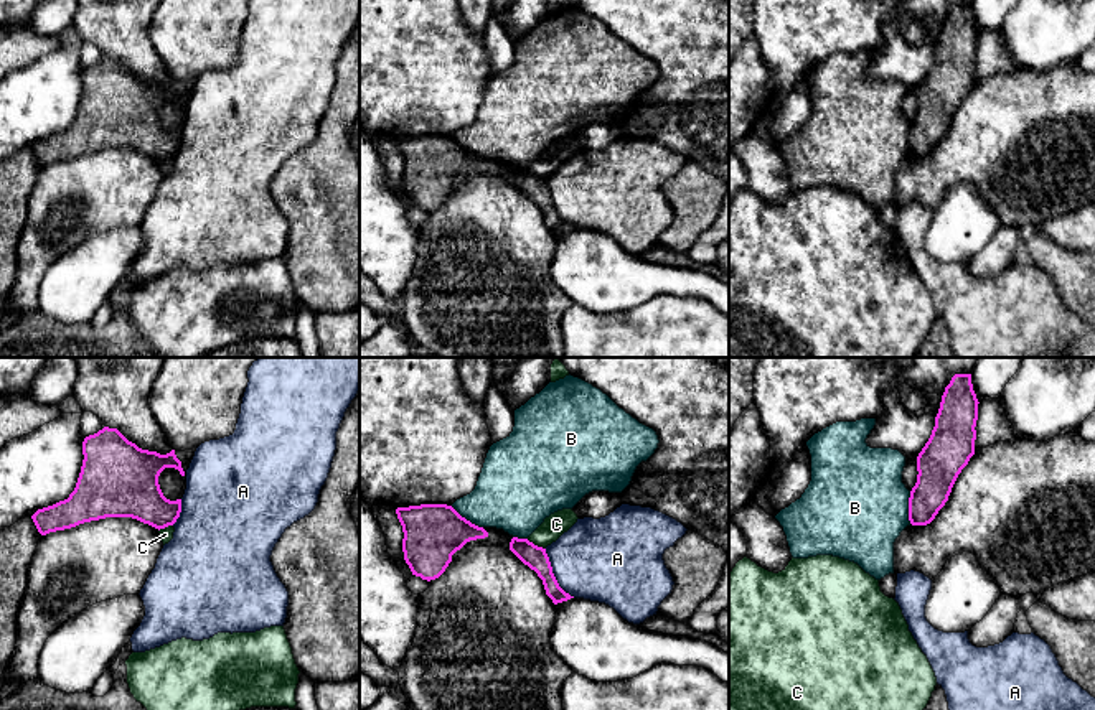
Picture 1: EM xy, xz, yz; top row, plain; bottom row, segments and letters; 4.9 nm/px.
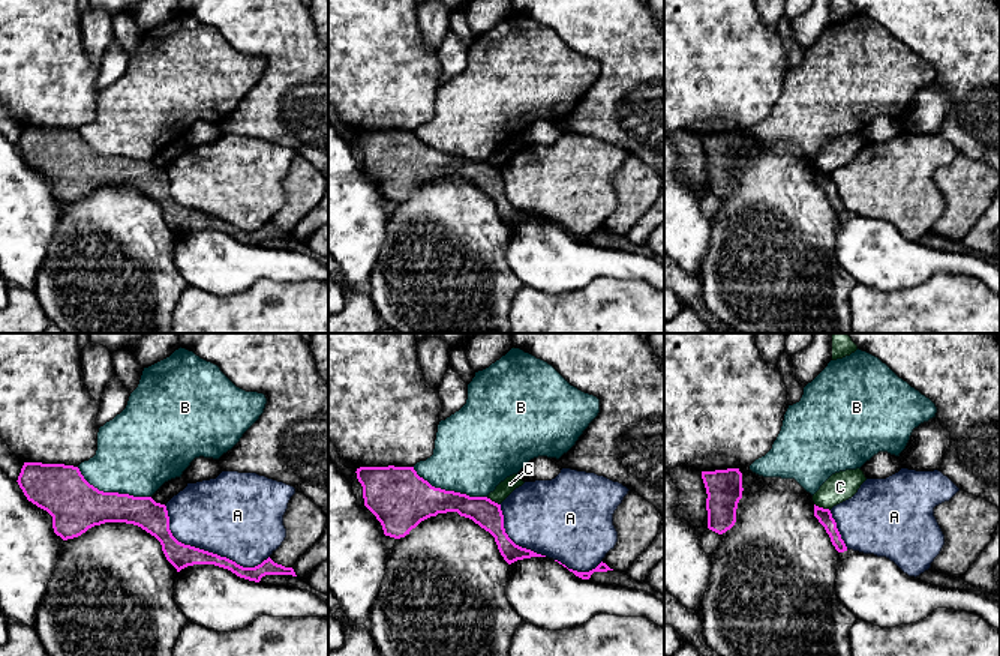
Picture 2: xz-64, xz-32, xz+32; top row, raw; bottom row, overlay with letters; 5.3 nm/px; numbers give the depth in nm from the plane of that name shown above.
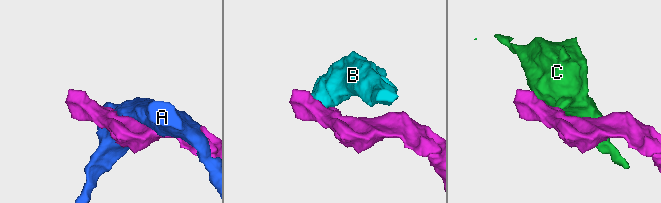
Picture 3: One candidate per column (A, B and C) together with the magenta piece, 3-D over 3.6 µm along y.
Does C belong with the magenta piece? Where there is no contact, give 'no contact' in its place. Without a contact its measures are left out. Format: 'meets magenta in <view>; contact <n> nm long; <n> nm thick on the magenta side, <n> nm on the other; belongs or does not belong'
meets magenta in xz; contact 110 nm long; 110 nm thick on the magenta side, 110 nm on the other; does not belong

